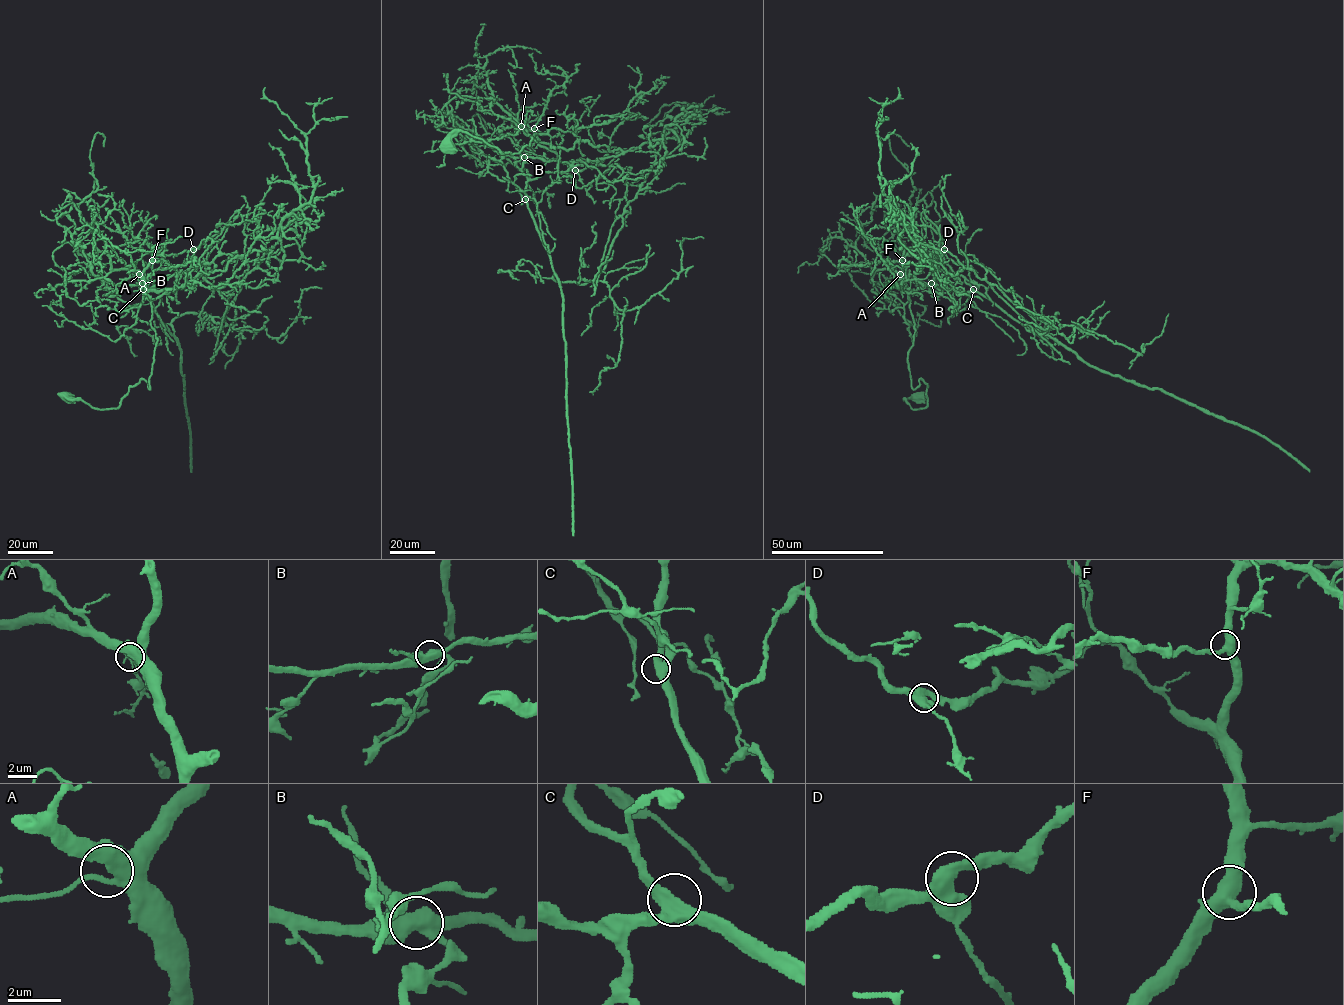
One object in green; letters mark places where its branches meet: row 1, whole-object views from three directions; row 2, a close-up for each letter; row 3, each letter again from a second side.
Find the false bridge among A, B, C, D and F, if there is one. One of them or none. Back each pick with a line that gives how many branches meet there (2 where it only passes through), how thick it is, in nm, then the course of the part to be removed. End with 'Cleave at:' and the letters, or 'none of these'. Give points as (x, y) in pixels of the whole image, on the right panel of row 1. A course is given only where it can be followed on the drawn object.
B: 3 branches meet; 500 nm thick; foreign part runs (931, 283), (977, 291), (1046, 334), (1058, 314), (1045, 323), (949, 252), (911, 238), (893, 188)
Cleave at: B

